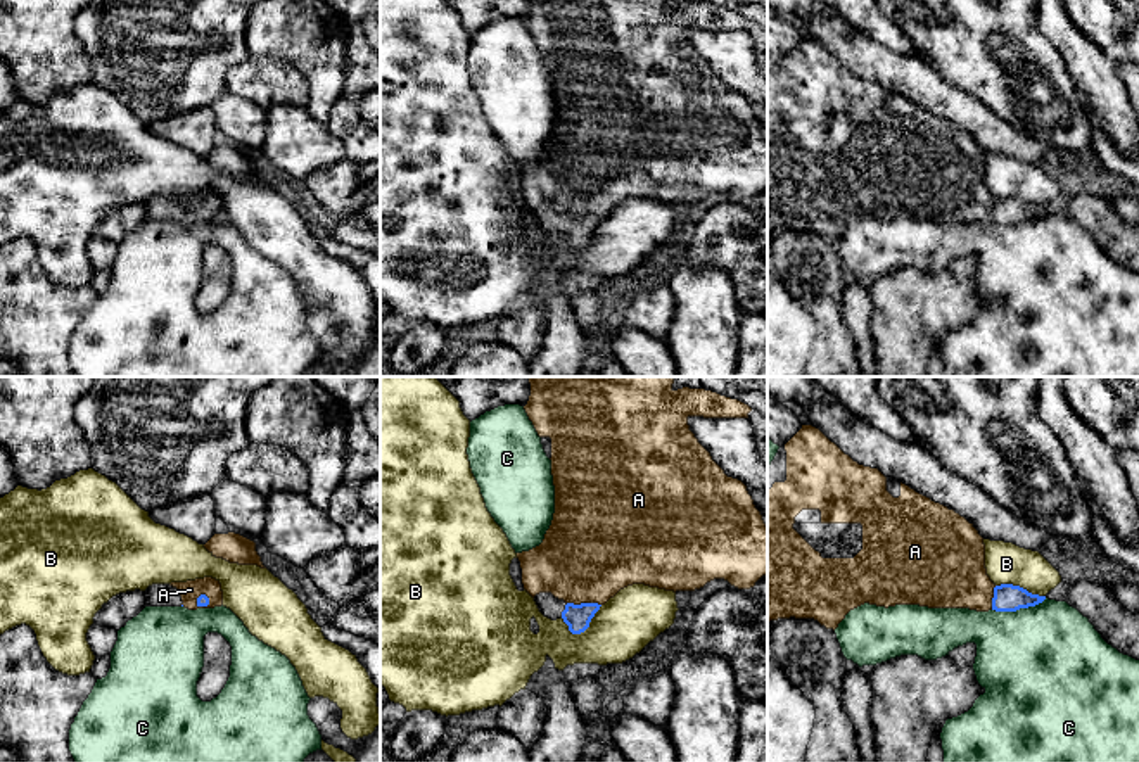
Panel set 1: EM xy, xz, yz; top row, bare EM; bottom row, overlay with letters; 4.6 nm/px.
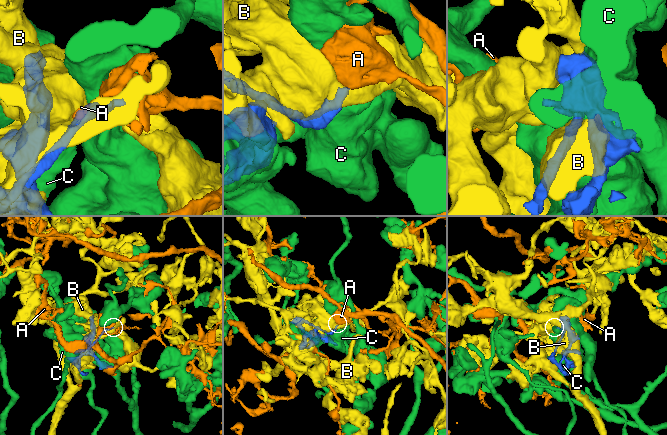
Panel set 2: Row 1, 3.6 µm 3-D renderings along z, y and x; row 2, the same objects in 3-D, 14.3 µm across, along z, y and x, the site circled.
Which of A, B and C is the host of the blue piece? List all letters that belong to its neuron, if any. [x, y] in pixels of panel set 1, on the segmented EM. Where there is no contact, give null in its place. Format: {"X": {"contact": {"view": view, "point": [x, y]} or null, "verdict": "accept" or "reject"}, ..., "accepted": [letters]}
{"A": {"contact": {"view": "xz", "point": [585, 603]}, "verdict": "accept"}, "B": {"contact": {"view": "xz", "point": [583, 631]}, "verdict": "reject"}, "C": {"contact": {"view": "yz", "point": [1018, 609]}, "verdict": "reject"}, "accepted": ["A"]}

